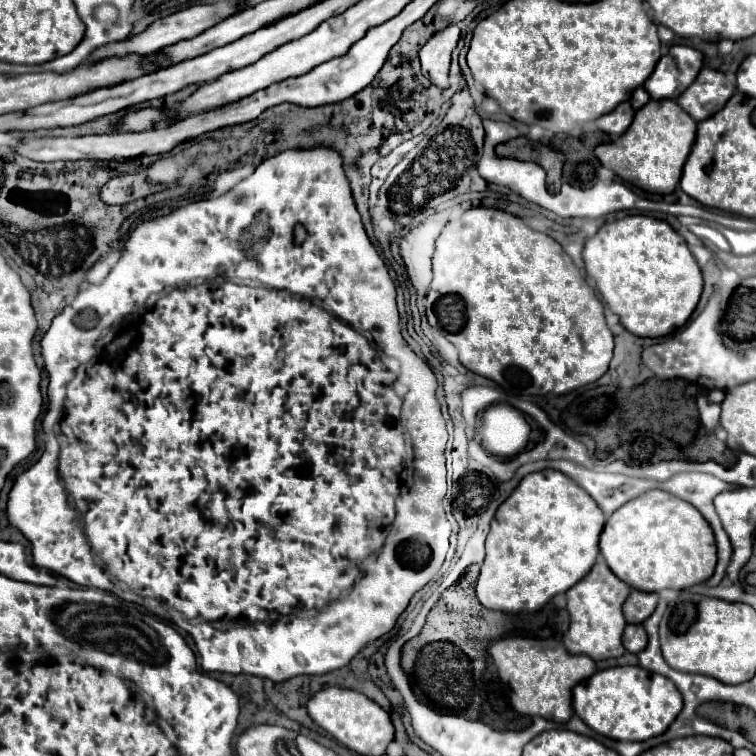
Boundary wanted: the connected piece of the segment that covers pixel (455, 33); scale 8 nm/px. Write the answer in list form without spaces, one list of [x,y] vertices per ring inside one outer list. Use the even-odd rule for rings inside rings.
[[[456,25],[446,27],[444,31],[438,31],[436,35],[430,37],[430,41],[420,49],[420,63],[422,63],[422,73],[428,75],[428,79],[436,87],[450,87],[448,83],[448,69],[450,69],[450,57],[460,39],[460,29]]]

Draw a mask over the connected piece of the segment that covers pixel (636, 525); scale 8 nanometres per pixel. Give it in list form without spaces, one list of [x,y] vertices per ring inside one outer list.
[[[660,489],[646,491],[608,517],[600,535],[600,553],[624,583],[652,593],[702,583],[714,573],[718,561],[710,523],[694,505]]]

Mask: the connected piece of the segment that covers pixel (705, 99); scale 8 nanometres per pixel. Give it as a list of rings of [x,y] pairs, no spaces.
[[[702,69],[698,79],[678,97],[678,105],[692,115],[694,121],[702,121],[724,107],[732,97],[736,85],[714,69]]]

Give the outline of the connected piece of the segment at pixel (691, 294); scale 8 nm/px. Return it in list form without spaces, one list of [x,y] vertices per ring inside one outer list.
[[[628,215],[604,223],[584,245],[584,265],[604,301],[638,337],[670,335],[690,319],[702,295],[702,273],[684,237],[654,217]]]

